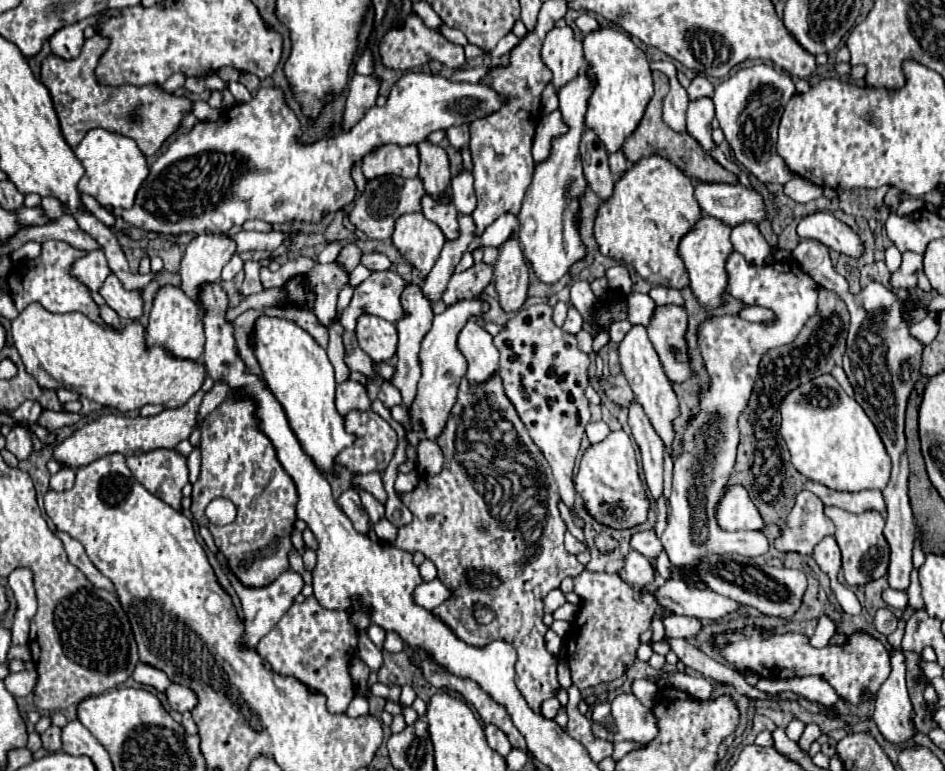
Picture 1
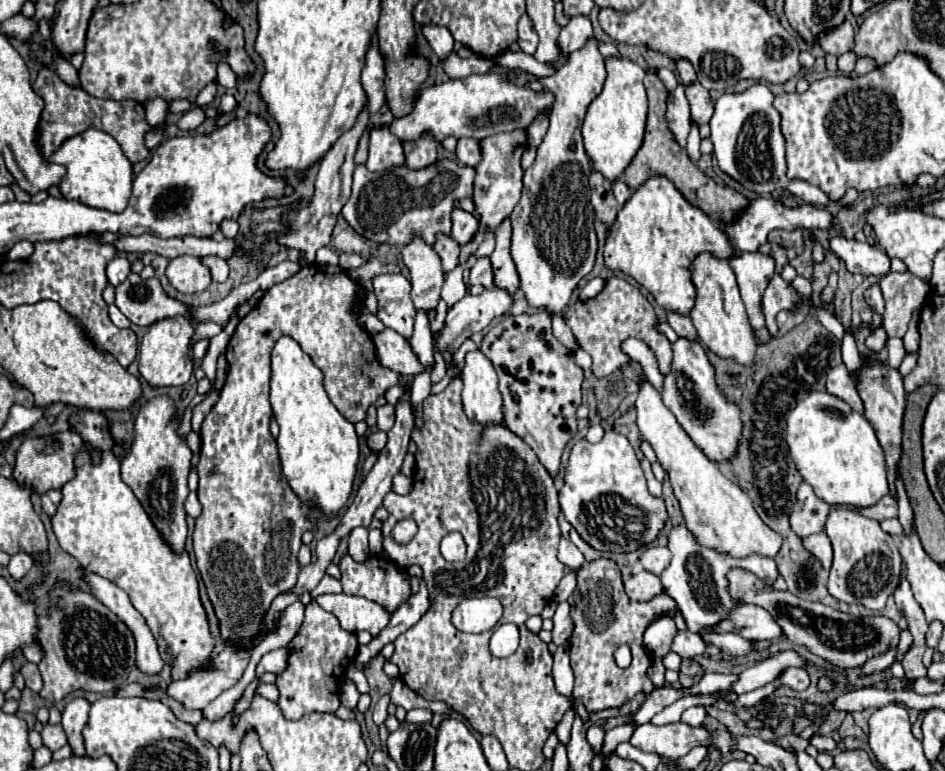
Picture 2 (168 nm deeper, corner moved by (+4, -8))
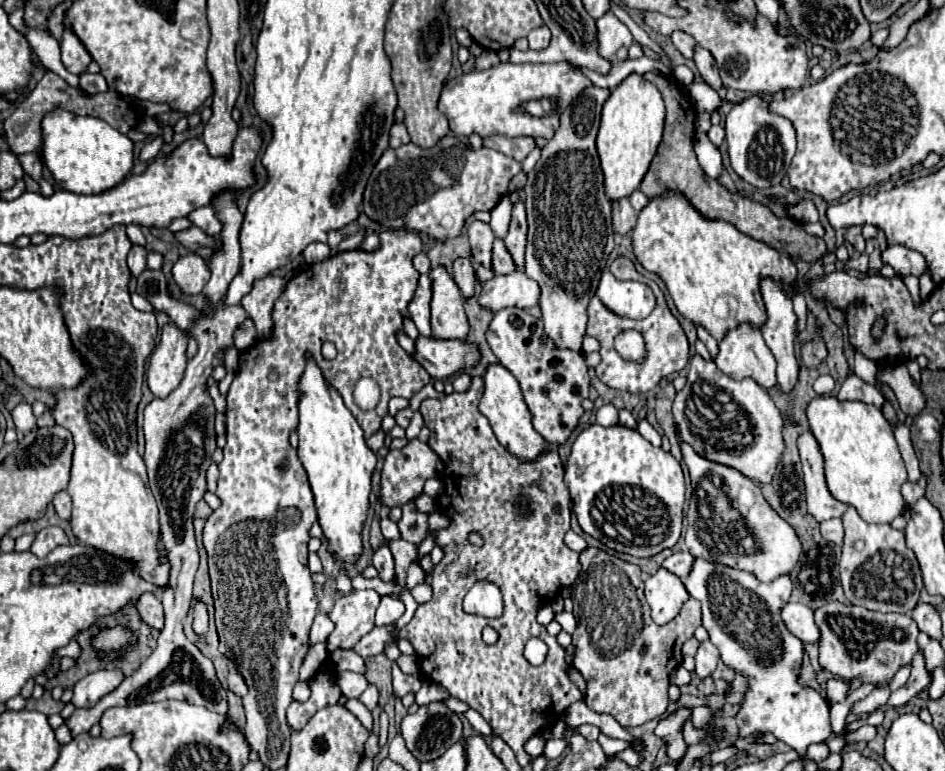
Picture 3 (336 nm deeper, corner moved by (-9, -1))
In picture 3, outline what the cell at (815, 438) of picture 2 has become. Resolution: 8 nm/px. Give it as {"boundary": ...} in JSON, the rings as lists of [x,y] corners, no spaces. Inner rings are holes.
{"boundary":[[[823,395],[809,403],[807,417],[825,457],[825,477],[831,495],[841,503],[853,505],[867,523],[891,523],[905,505],[901,483],[907,481],[907,471],[891,425],[881,409],[861,401],[839,401],[837,397]]]}

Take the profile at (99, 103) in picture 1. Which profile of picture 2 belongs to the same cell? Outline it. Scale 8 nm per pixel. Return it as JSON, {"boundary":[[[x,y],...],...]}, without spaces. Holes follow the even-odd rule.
{"boundary":[[[48,66],[40,68],[38,78],[34,80],[32,88],[36,94],[44,98],[44,112],[40,120],[40,150],[44,158],[50,158],[50,154],[60,150],[62,142],[66,142],[72,136],[82,134],[88,128],[96,128],[96,130],[102,130],[114,136],[130,162],[142,162],[150,156],[150,150],[144,144],[144,136],[150,132],[150,124],[146,122],[144,104],[136,100],[114,102],[114,100],[94,98],[86,94],[80,86],[70,86],[62,82],[62,78],[58,78],[58,74]]]}

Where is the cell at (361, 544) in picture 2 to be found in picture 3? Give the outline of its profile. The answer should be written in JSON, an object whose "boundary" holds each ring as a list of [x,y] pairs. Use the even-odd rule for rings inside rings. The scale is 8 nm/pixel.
{"boundary":[[[381,545],[375,555],[373,555],[373,565],[379,573],[379,579],[385,583],[391,583],[395,579],[395,569],[393,569],[393,555],[387,545]]]}

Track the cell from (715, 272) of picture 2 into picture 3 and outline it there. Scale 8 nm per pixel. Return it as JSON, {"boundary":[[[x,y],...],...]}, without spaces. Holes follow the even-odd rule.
{"boundary":[[[741,325],[727,333],[719,343],[715,365],[733,379],[751,377],[763,389],[773,389],[777,385],[775,357],[765,345],[761,331],[753,325]]]}

